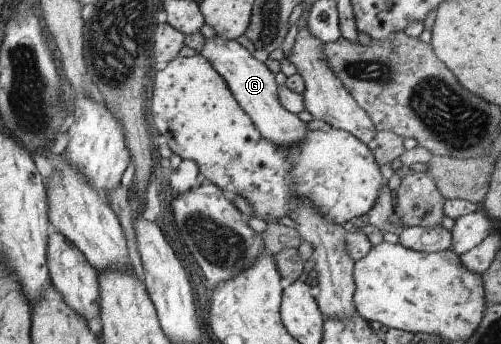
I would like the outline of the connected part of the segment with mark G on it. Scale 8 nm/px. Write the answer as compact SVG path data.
M215 35L205 39L205 45L200 53L213 69L223 77L229 86L233 97L241 105L245 113L257 127L261 137L273 141L273 145L281 149L291 149L301 143L307 135L307 123L301 121L297 114L287 111L279 101L278 85L275 75L267 68L265 63L253 57L253 54L243 47L237 40L221 39Z

